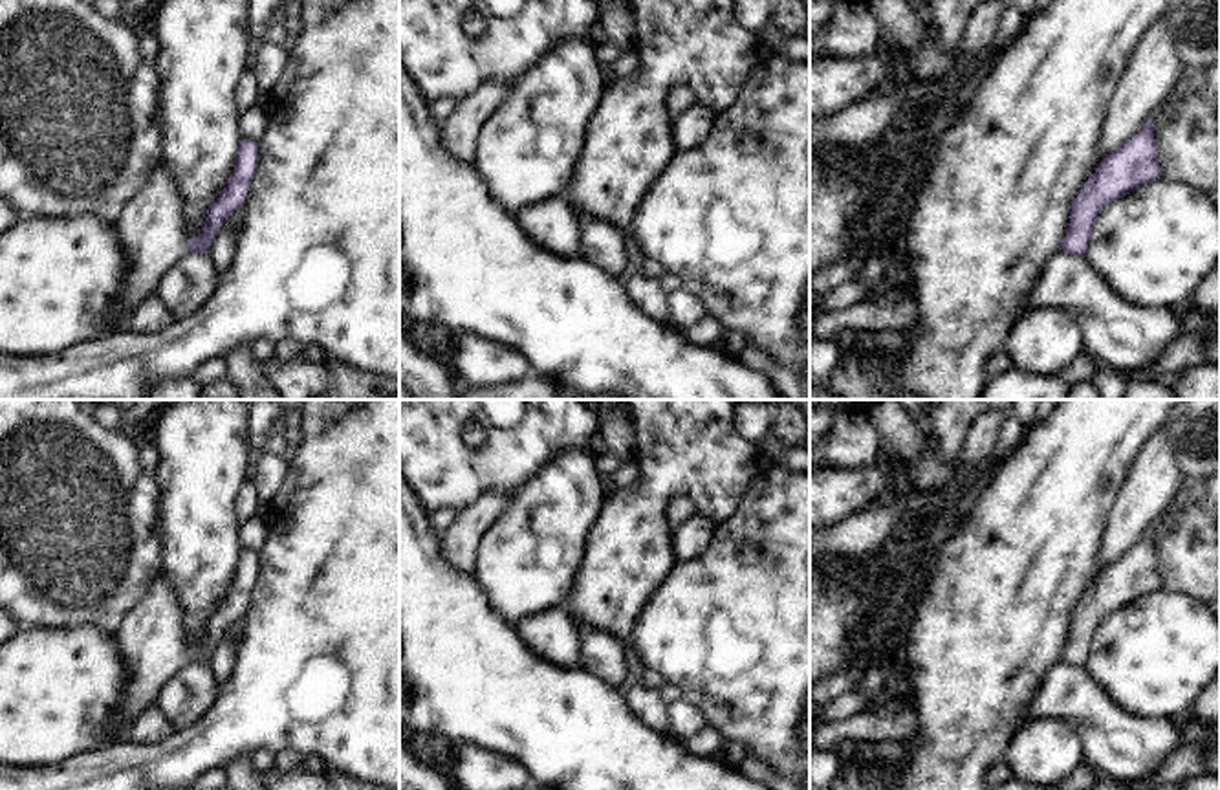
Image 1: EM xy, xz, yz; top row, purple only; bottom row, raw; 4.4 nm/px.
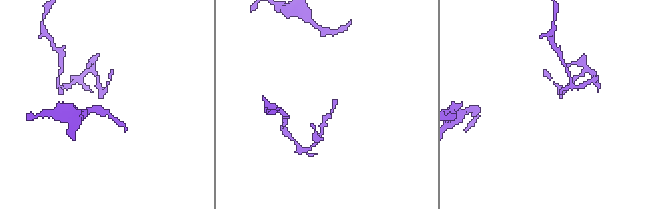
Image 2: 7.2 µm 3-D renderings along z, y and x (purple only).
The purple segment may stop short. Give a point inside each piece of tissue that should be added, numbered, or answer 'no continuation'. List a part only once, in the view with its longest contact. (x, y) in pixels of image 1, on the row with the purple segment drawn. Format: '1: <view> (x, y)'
no continuation

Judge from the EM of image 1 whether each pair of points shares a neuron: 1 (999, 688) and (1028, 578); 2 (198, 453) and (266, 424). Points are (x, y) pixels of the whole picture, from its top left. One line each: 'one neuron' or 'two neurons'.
1: one neuron
2: two neurons

